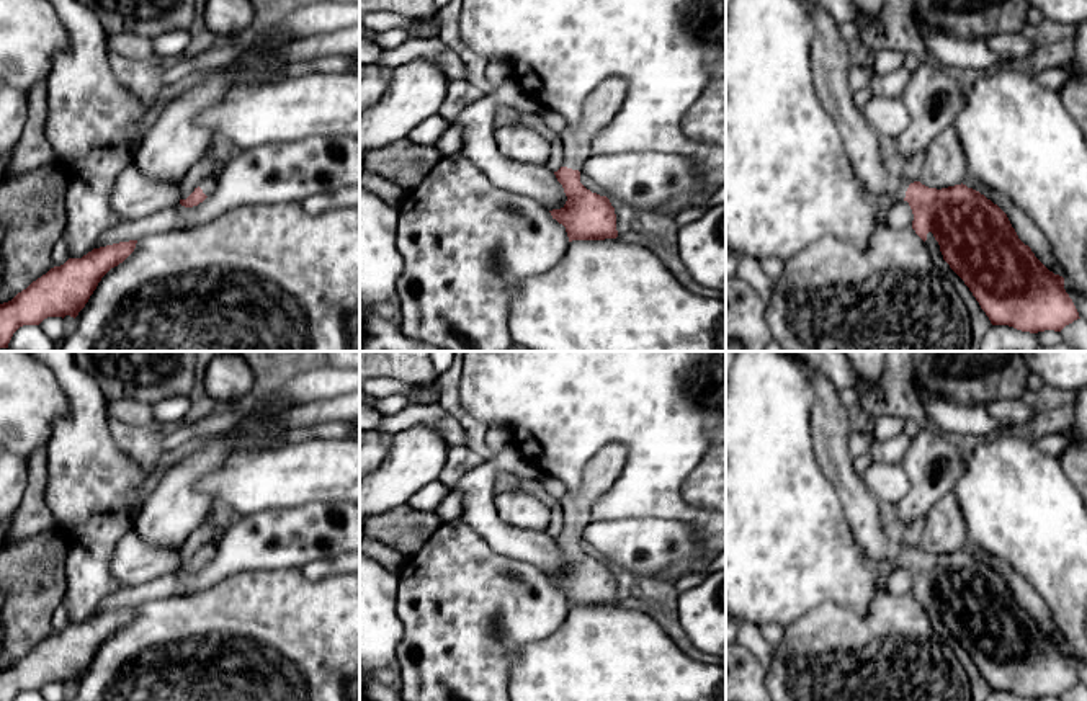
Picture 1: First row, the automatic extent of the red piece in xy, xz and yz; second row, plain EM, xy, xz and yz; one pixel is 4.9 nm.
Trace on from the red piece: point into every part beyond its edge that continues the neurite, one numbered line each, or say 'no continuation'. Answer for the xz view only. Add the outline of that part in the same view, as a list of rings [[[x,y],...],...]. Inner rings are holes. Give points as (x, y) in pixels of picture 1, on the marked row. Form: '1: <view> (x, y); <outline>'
1: xz (602, 105); [[[610,77],[587,96],[580,123],[559,132],[564,167],[582,170],[582,163],[590,157],[592,139],[613,123],[624,100],[624,90],[623,78]]]

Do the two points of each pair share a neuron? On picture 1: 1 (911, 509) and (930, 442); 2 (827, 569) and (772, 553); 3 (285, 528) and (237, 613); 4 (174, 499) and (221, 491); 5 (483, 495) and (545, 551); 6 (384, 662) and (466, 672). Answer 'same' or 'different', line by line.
1: same
2: same
3: different
4: different
5: same
6: different

